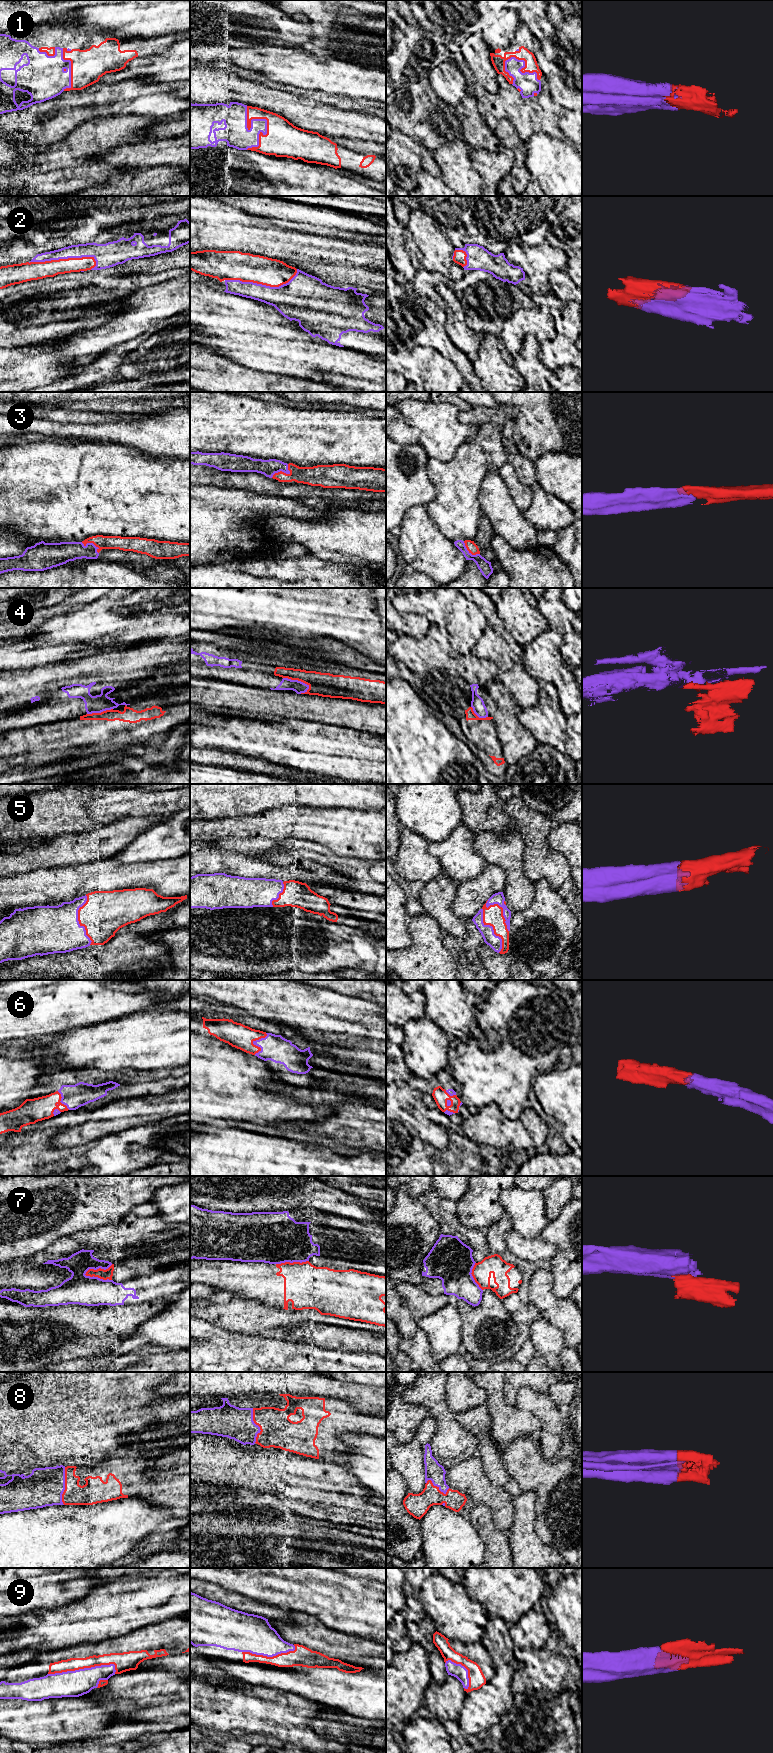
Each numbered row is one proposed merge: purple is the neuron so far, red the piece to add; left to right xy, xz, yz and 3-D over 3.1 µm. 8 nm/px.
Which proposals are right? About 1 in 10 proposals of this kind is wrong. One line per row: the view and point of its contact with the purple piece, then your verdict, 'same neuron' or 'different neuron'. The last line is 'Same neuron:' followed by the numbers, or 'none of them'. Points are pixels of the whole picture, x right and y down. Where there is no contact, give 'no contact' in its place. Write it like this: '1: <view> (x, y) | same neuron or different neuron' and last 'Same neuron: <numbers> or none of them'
1: xz (264, 119) | same neuron
2: xy (64, 258) | same neuron
3: xz (284, 472) | same neuron
4: xz (297, 680) | different neuron
5: xy (77, 920) | same neuron
6: xz (253, 1042) | same neuron
7: xy (98, 1268) | different neuron
8: xy (64, 1486) | same neuron
9: xy (84, 1668) | same neuron
Same neuron: 1, 2, 3, 5, 6, 8, 9

